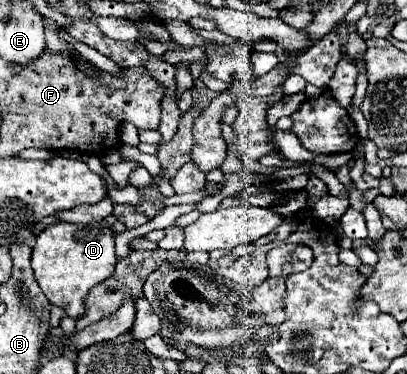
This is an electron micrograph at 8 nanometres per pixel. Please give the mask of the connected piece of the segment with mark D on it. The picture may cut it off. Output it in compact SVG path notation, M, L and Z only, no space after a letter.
M58 222L48 226L36 236L32 248L32 270L42 292L50 300L66 310L70 318L78 318L84 312L84 298L96 284L110 278L116 266L114 234L100 222L94 224L70 224Z

